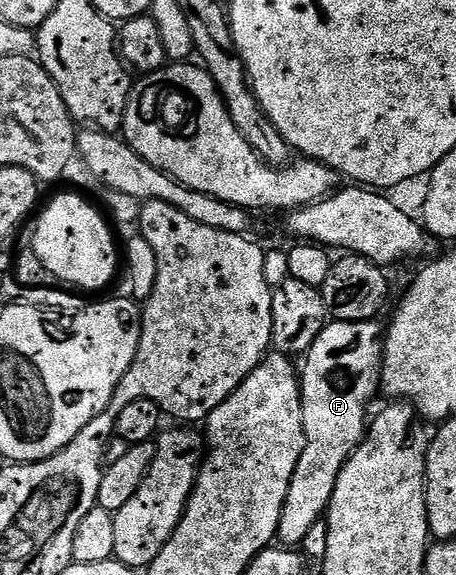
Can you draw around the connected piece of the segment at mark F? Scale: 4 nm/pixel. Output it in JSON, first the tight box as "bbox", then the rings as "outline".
{"bbox":[277,320,384,547],"outline":[[[332,320],[317,335],[315,342],[307,348],[301,361],[299,394],[301,395],[301,415],[303,416],[303,434],[305,447],[301,451],[301,459],[297,459],[297,467],[293,471],[293,479],[289,483],[289,495],[285,495],[285,507],[281,507],[281,523],[277,541],[283,547],[299,547],[305,535],[313,525],[324,520],[329,503],[333,499],[333,487],[337,487],[337,475],[345,467],[345,463],[355,454],[355,448],[363,441],[365,426],[369,421],[367,404],[371,396],[377,393],[379,371],[383,367],[384,326],[378,320],[372,321],[337,321]]]}

